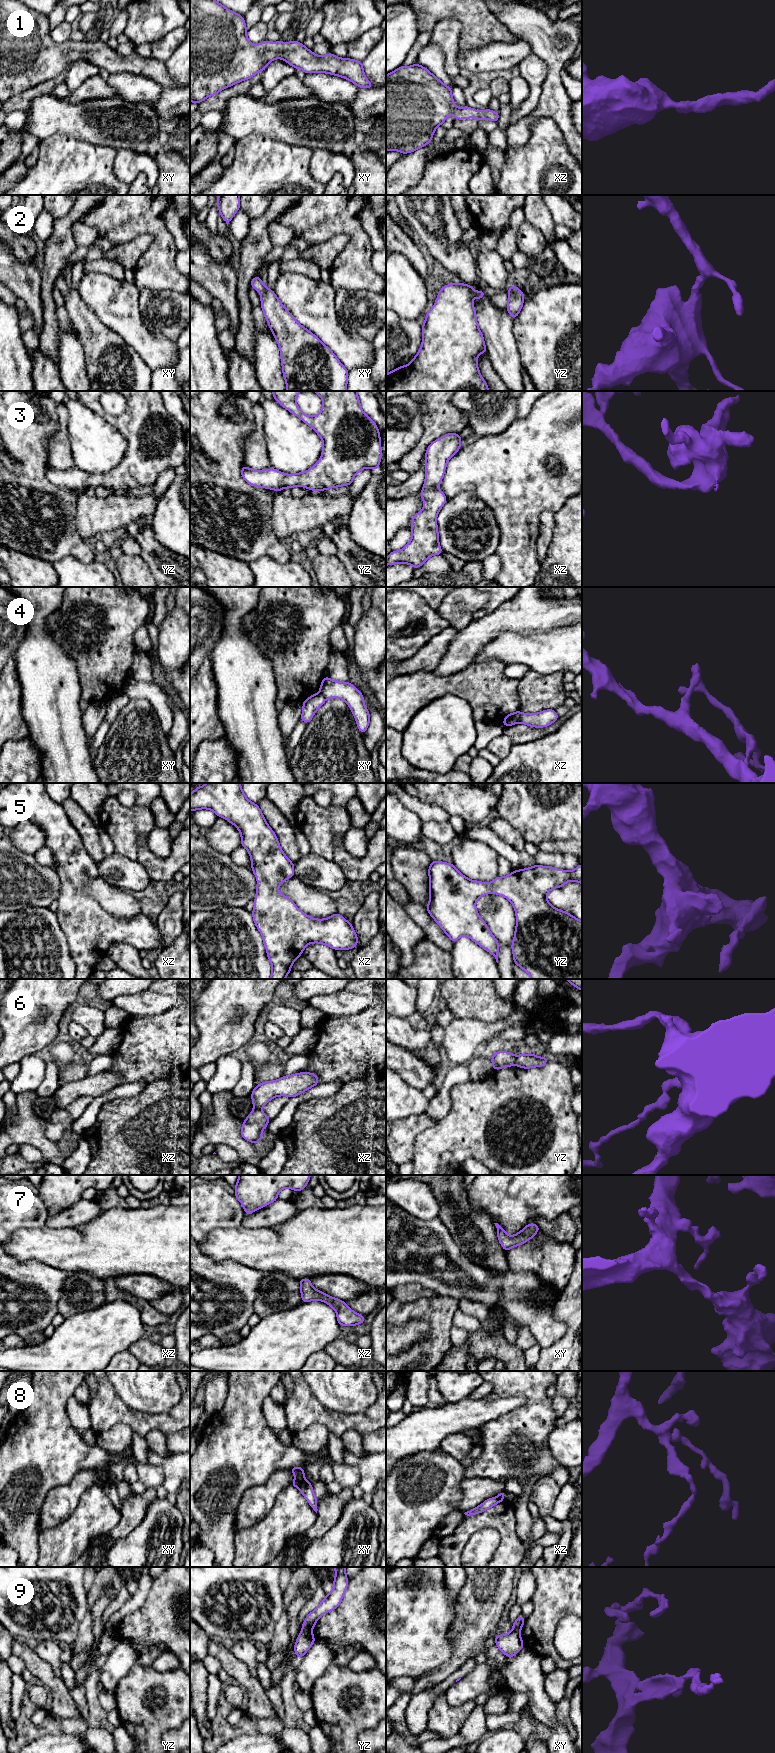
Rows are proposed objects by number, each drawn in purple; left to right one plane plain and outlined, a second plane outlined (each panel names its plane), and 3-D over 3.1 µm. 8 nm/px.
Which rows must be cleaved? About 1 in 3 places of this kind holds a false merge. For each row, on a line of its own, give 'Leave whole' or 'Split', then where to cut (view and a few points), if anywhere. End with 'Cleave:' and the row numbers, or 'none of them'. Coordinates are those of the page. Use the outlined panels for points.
1: Leave whole. No split
2: Leave whole. No split
3: Leave whole. No split
4: Split. Split along xz (521, 712), (519, 721)
5: Leave whole. No split
6: Split. Split along yz (516, 1056), (514, 1064)
7: Leave whole. No split
8: Split. Split along xy (304, 1479), (298, 1487)
9: Split. Split along yz (302, 1630), (310, 1631)
Cleave: 4, 6, 8, 9

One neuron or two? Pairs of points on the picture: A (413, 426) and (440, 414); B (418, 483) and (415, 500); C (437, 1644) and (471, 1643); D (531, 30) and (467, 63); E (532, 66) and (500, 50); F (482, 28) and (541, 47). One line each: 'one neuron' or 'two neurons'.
A: two neurons
B: two neurons
C: two neurons
D: two neurons
E: two neurons
F: two neurons

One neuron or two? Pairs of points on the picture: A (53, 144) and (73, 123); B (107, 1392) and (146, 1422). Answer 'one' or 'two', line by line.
A: two
B: one

